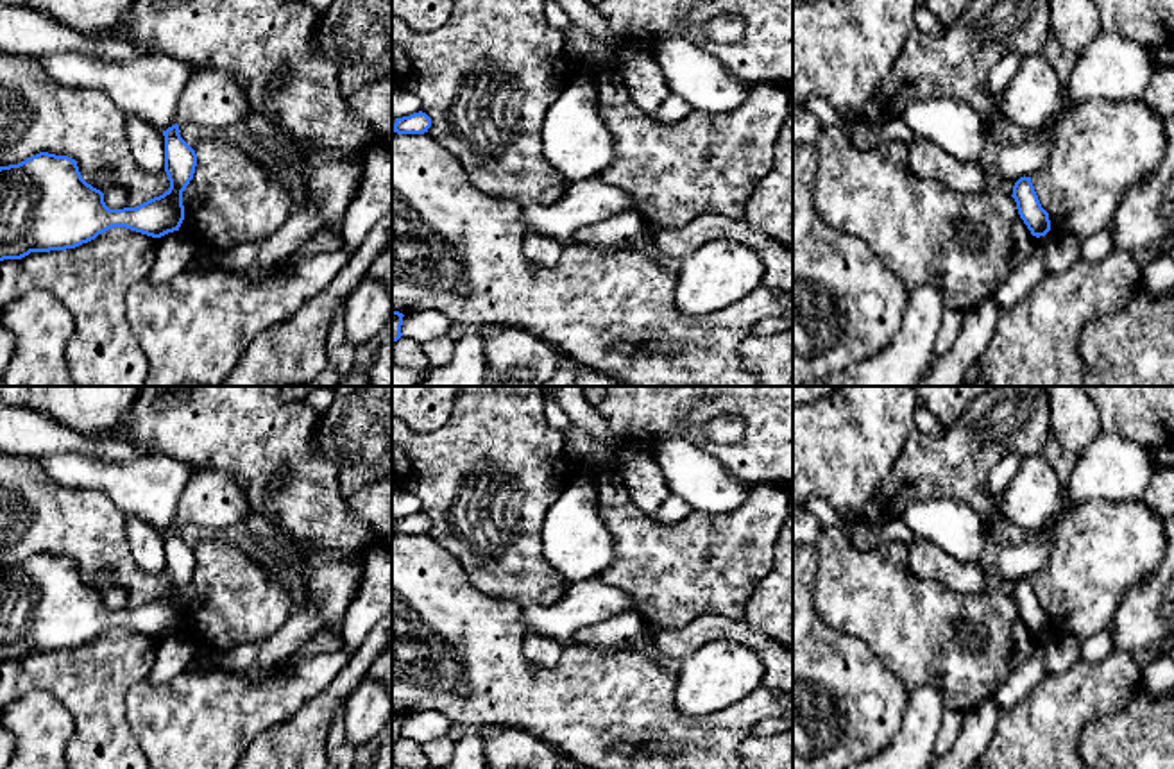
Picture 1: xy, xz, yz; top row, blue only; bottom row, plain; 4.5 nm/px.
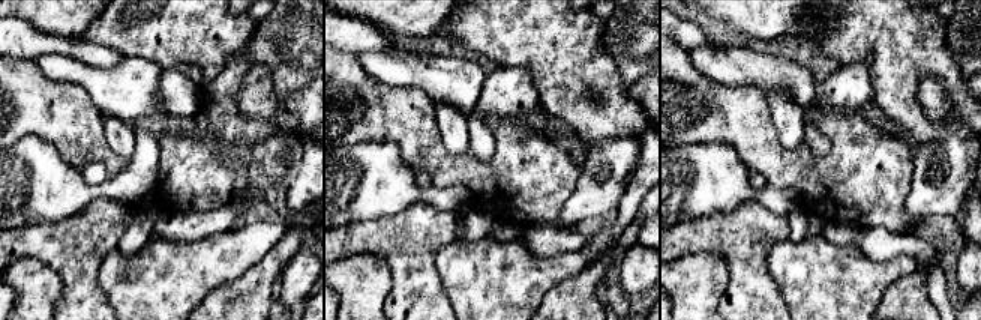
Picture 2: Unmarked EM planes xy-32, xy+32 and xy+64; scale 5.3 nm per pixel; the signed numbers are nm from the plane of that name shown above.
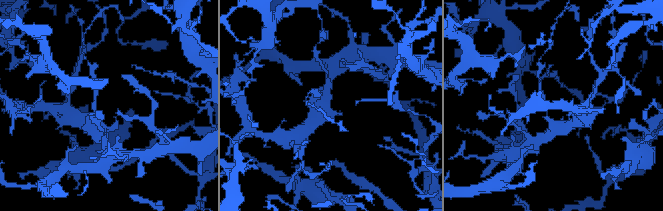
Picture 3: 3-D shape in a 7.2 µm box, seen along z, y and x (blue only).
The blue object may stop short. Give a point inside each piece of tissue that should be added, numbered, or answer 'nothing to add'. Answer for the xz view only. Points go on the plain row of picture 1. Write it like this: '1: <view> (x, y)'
nothing to add

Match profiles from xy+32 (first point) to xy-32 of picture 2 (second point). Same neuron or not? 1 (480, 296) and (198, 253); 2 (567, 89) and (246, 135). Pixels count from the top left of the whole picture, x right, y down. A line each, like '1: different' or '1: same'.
1: same
2: different

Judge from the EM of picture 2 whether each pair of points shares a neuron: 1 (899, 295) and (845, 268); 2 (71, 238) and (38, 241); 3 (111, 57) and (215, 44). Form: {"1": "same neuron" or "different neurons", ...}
{"1": "different neurons", "2": "same neuron", "3": "different neurons"}

